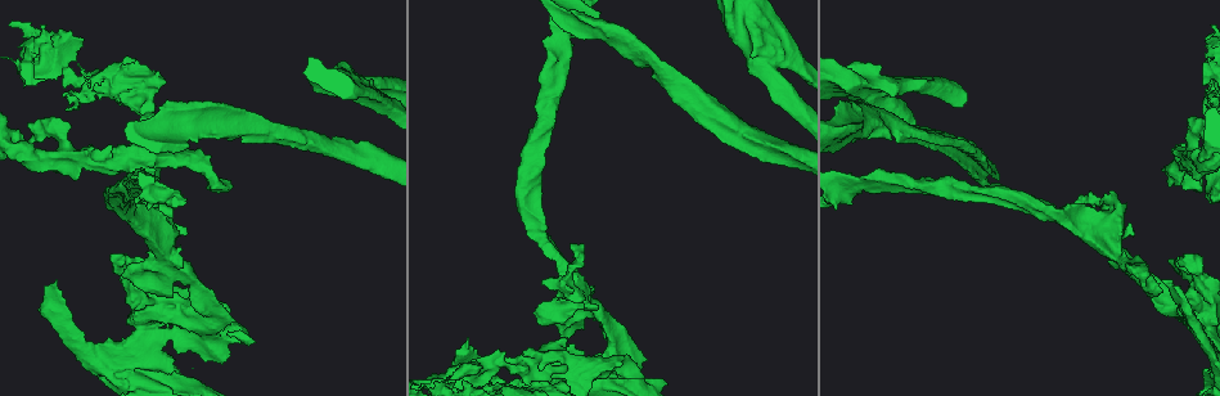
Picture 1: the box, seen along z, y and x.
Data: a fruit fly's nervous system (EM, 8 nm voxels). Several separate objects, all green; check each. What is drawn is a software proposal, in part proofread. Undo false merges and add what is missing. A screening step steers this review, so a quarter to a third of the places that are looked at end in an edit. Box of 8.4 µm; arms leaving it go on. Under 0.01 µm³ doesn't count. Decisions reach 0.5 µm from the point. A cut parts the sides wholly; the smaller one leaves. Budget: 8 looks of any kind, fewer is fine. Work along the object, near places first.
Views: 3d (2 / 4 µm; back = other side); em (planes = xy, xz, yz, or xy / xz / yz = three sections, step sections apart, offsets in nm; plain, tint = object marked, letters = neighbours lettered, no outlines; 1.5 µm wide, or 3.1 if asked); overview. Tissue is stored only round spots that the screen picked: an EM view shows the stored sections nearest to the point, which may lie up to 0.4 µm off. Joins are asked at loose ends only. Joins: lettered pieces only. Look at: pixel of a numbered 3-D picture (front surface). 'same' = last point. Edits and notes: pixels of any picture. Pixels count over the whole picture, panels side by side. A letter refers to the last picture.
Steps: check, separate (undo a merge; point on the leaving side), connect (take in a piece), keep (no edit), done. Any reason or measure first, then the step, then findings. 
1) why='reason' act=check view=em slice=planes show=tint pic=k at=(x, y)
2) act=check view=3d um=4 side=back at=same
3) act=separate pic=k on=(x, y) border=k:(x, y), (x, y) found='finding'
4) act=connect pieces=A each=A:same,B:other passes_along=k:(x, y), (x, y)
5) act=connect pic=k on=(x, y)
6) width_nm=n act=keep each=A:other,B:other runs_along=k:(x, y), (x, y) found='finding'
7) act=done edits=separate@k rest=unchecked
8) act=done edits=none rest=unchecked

why='sharp bend' act=check view=em slice=planes show=tint pic=1 at=(864, 121)

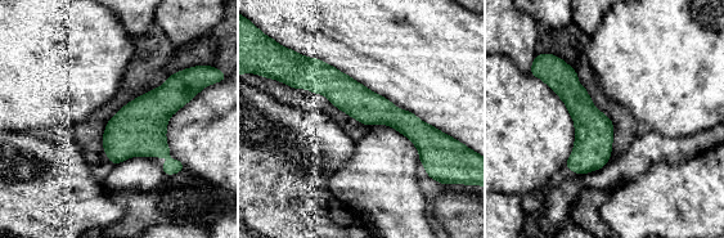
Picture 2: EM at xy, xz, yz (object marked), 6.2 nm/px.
why='what lies round it' act=check view=em slice=planes show=letters at=same

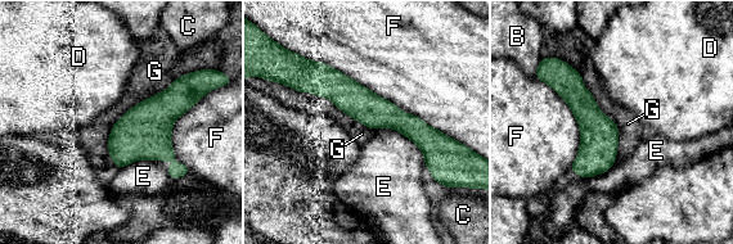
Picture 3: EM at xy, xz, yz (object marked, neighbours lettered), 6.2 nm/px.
longest_contact=F:700nm act=keep each=B:other,C:other,D:other,E:other,F:other,G:other runs_along=3:(298, 84), (333, 84), (431, 131) found='one neuron here'

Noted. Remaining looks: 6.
why='a fork' act=check view=em slice=xy step=4 show=tint pic=1 at=(550, 81)

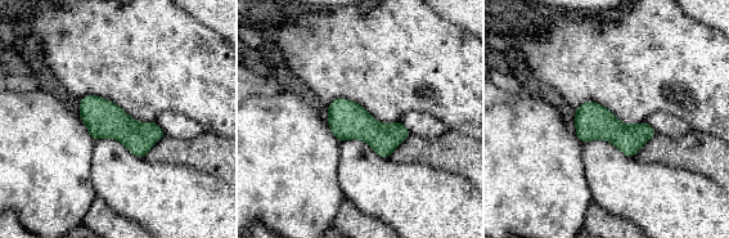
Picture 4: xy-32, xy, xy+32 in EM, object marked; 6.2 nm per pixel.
act=check view=em slice=planes show=letters at=same

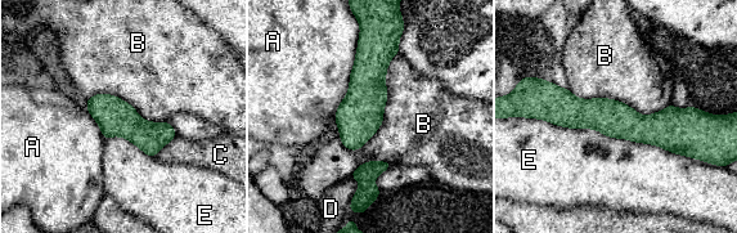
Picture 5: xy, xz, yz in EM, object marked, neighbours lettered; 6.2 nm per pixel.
width_nm=220 act=keep each=A:other,B:other,C:other,D:other,E:other found='continuous, no second neuron'

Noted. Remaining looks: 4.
why='abrupt turn' act=check view=em slice=planes show=plain pic=1 at=(206, 162)

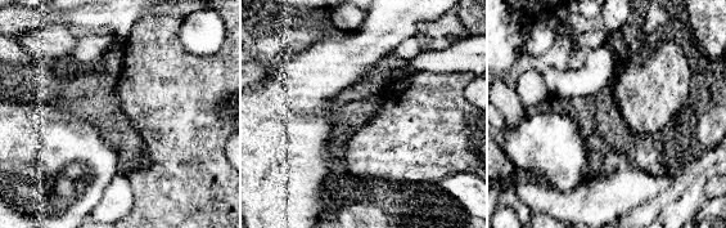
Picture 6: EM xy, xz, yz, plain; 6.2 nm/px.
why='see the neighbours' act=check view=em slice=planes show=letters at=same

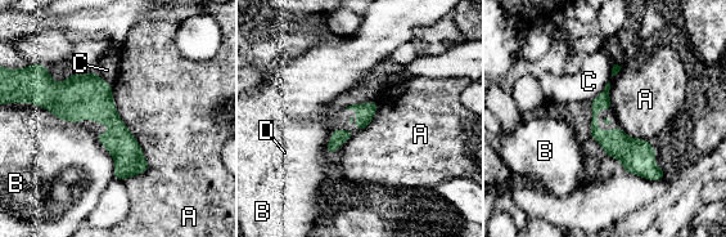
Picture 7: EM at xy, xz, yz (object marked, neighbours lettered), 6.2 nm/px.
act=keep each=A:other,B:other,C:other,D:other runs_along=7:(21, 83), (89, 98), (139, 153) found='all the same neuron'

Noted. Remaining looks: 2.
act=done edits=none rest=unchecked

